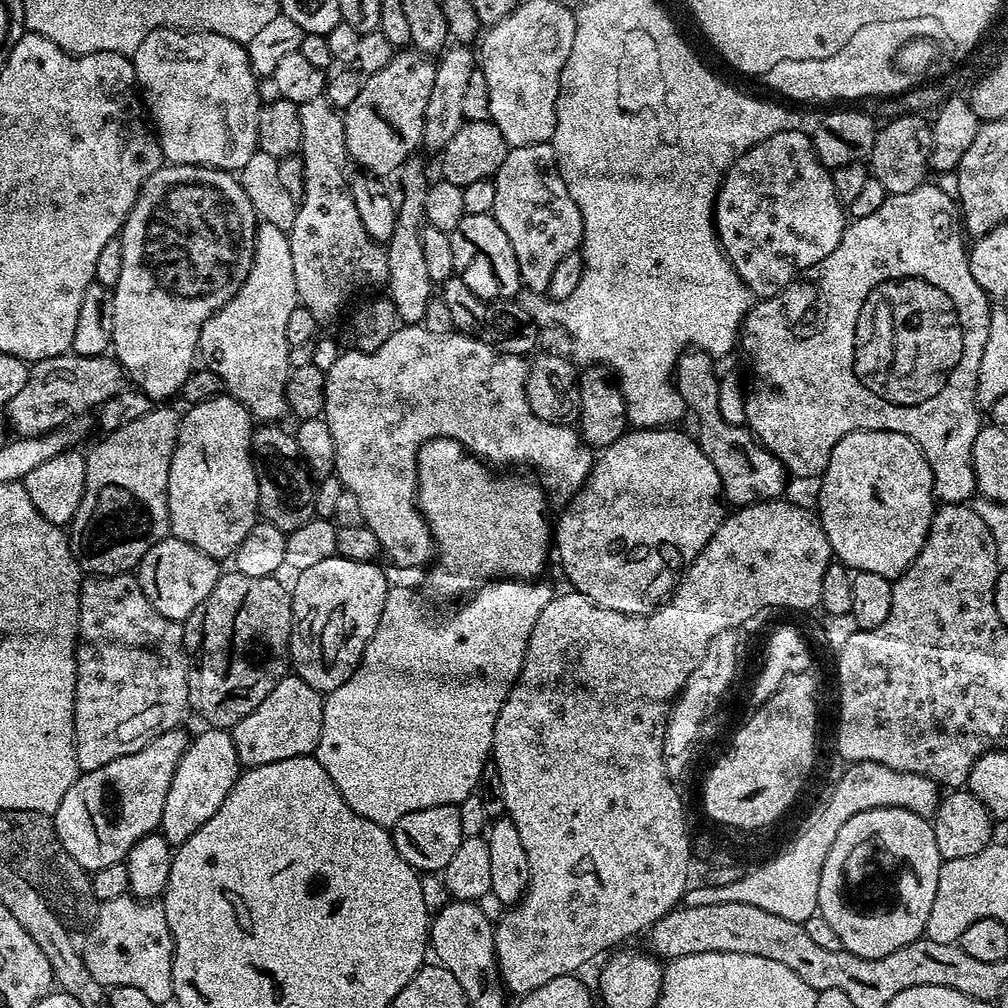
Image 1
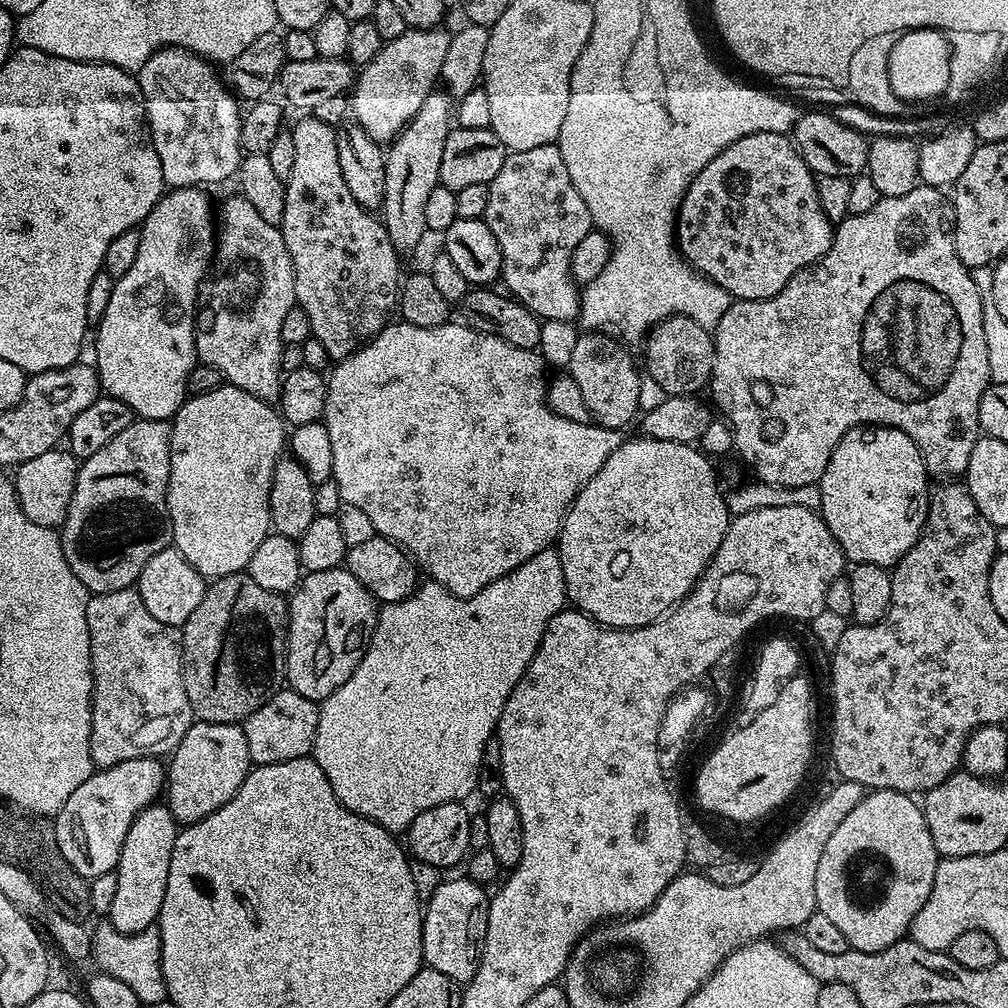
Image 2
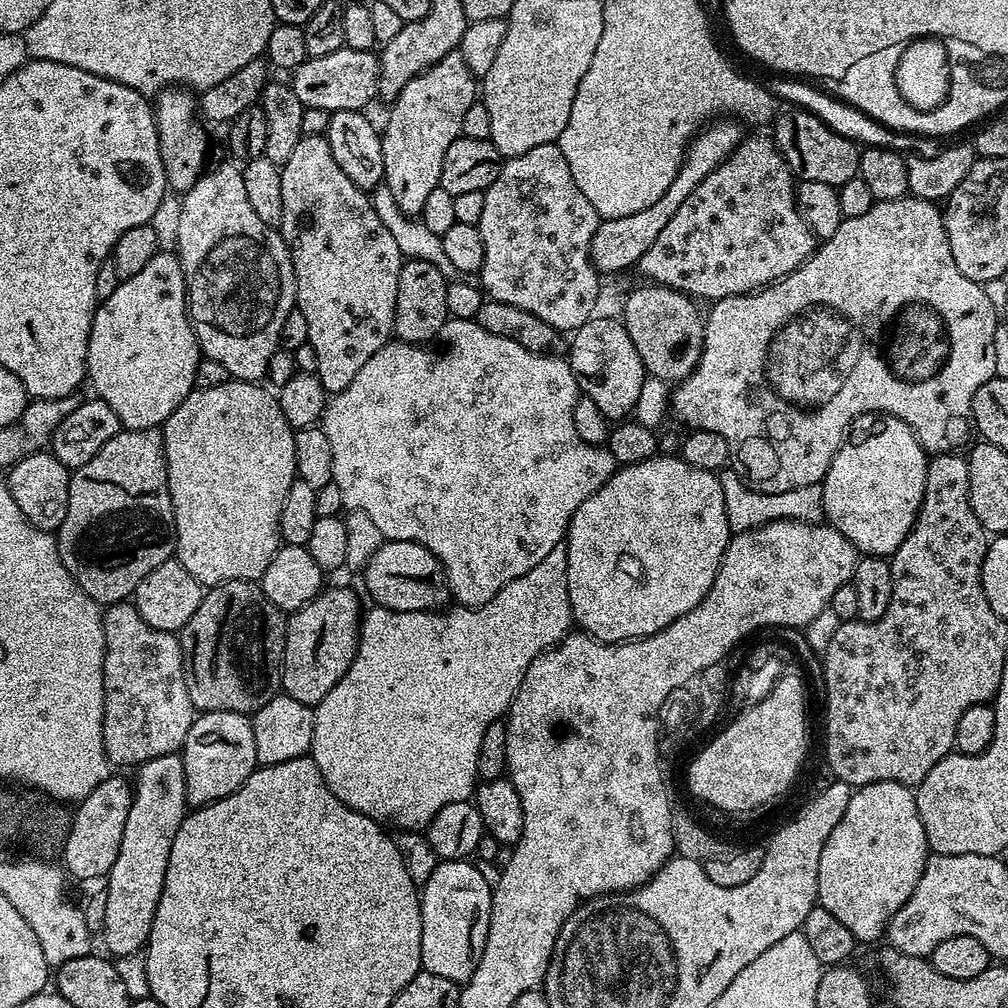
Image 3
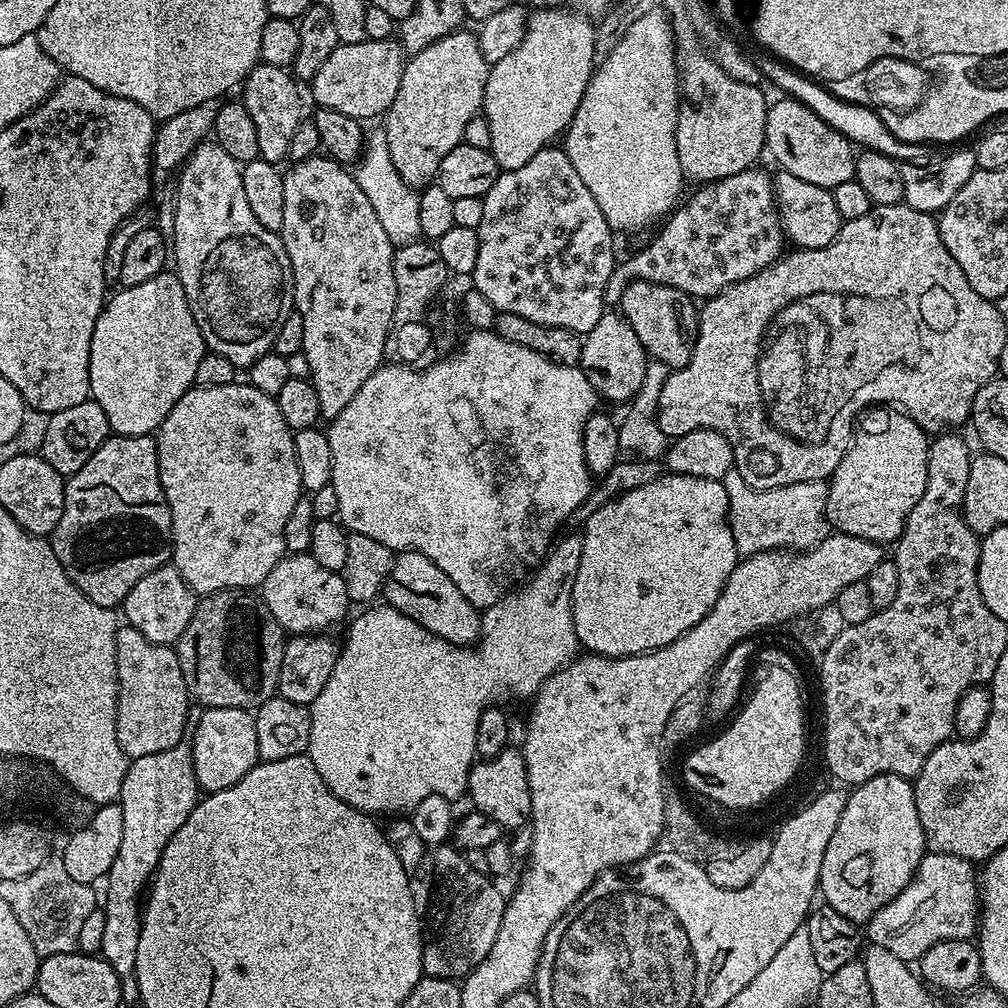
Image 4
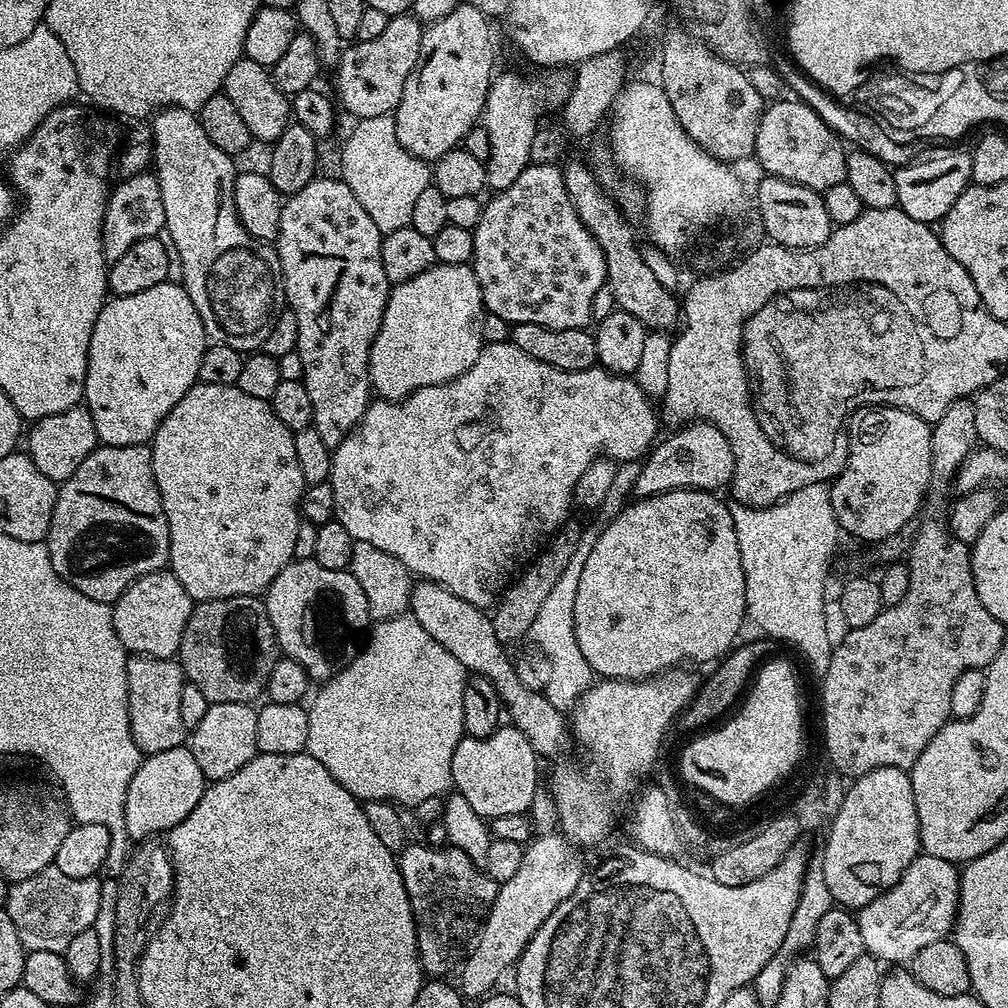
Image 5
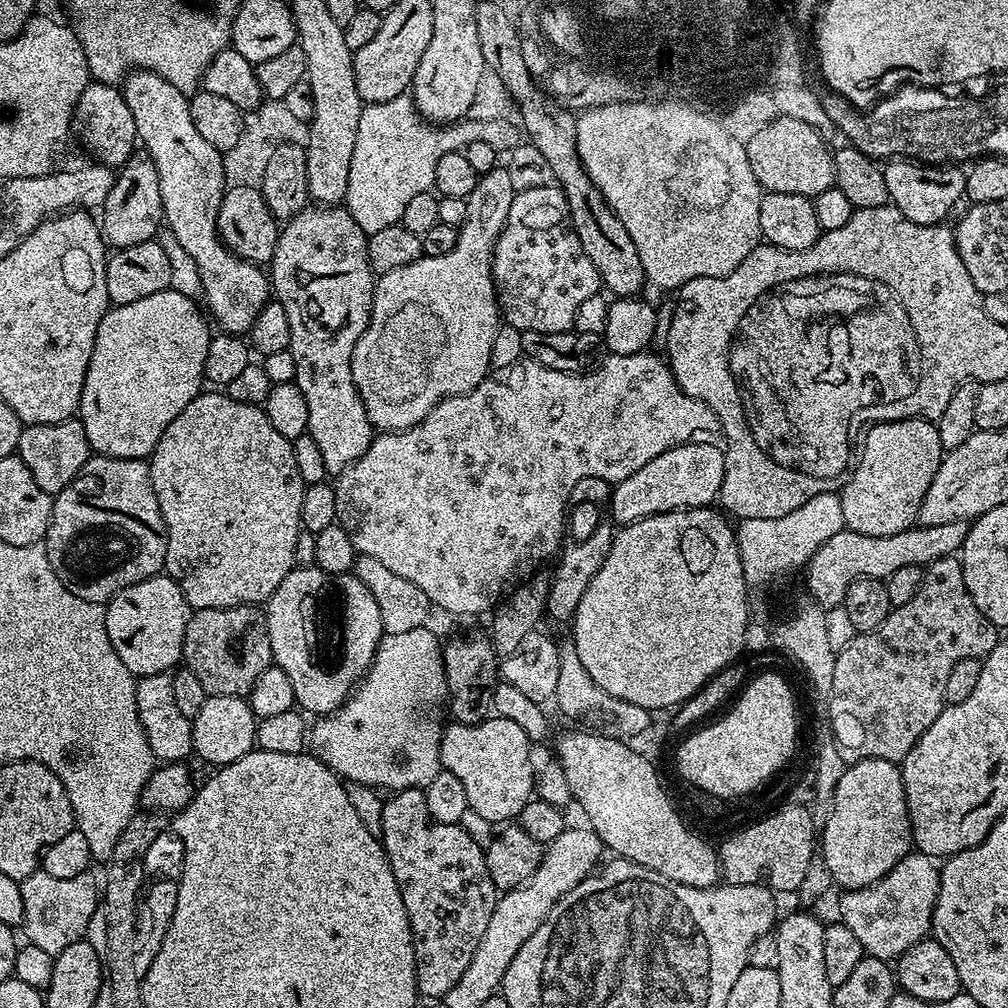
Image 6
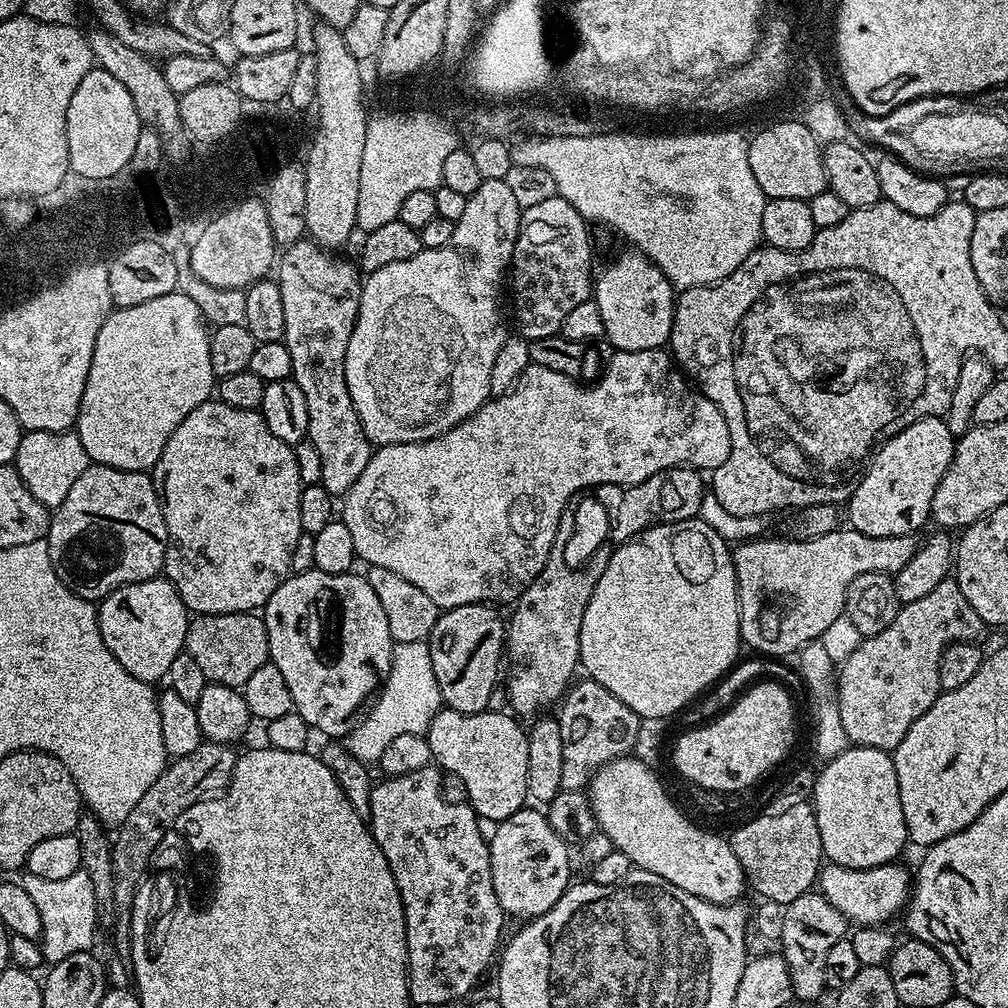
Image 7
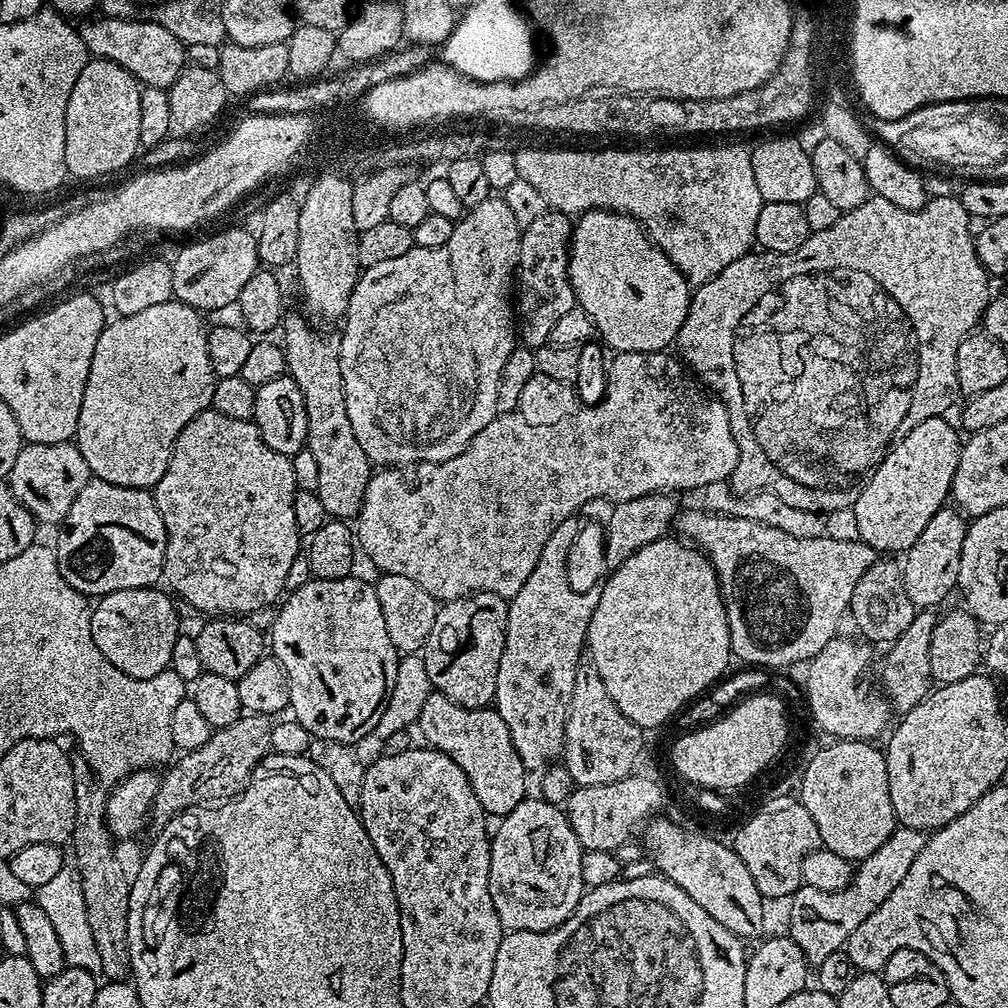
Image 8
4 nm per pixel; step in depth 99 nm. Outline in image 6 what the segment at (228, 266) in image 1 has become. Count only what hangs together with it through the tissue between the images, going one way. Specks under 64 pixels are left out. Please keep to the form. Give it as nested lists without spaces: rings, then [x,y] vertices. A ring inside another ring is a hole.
[[[176,291],[149,294],[147,298],[138,298],[138,302],[117,304],[109,307],[102,318],[78,413],[93,453],[131,460],[151,457],[162,434],[166,434],[166,426],[205,387],[209,321],[190,297]]]

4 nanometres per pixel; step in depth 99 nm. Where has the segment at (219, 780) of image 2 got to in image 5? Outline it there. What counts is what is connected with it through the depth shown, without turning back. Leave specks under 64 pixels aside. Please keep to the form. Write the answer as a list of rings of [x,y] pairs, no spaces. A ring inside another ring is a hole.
[[[222,702],[209,704],[202,722],[190,732],[190,747],[194,760],[208,782],[230,778],[246,762],[250,762],[258,754],[256,735],[258,722],[256,721],[257,709],[252,704],[239,704],[238,702]]]

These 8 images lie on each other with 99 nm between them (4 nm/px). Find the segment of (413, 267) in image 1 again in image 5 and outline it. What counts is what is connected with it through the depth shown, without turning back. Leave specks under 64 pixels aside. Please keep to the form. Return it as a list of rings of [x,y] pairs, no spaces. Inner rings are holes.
[[[462,2],[454,10],[450,10],[450,14],[446,14],[446,18],[435,20],[433,24],[427,25],[424,28],[424,37],[422,38],[422,46],[420,47],[420,60],[414,66],[410,78],[406,78],[406,90],[402,90],[402,98],[398,102],[394,113],[396,117],[396,129],[398,130],[398,142],[402,142],[405,150],[417,156],[419,160],[435,162],[438,158],[442,158],[442,154],[446,154],[451,148],[457,147],[471,128],[477,127],[478,121],[481,119],[484,111],[484,103],[488,97],[488,87],[492,85],[494,79],[492,67],[496,64],[496,48],[492,45],[492,28],[488,24],[491,24],[489,17],[484,16],[482,10],[478,10],[470,2]]]

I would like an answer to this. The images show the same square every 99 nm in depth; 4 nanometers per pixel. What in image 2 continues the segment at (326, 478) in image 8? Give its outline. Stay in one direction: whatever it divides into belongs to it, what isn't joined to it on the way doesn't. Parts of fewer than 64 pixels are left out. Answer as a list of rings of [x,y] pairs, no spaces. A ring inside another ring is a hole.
[[[304,114],[296,125],[290,128],[294,138],[294,170],[285,183],[286,214],[283,224],[279,225],[284,235],[286,250],[294,270],[294,290],[296,304],[306,310],[310,318],[312,335],[326,346],[326,354],[336,362],[345,360],[362,344],[377,336],[384,325],[389,323],[388,316],[398,304],[398,293],[402,283],[400,272],[401,253],[396,251],[390,234],[384,228],[383,219],[376,220],[371,211],[354,202],[354,194],[342,178],[342,166],[338,166],[338,142],[333,125],[319,120],[317,116]]]

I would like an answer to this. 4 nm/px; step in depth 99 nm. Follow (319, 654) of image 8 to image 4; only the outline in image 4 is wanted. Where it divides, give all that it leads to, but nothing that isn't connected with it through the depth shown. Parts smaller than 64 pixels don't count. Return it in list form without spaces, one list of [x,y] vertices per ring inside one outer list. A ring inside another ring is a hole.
[[[286,554],[278,566],[266,574],[258,592],[270,614],[274,614],[288,634],[324,634],[335,624],[343,625],[349,615],[348,587],[343,575],[326,570],[326,566],[318,566],[311,554]]]

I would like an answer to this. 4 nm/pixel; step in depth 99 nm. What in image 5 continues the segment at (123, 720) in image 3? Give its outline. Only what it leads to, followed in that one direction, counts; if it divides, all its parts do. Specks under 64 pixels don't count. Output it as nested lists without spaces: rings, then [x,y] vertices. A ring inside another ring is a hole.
[[[129,655],[126,666],[128,683],[129,732],[141,753],[168,751],[183,745],[186,729],[182,726],[181,699],[186,683],[179,659]]]

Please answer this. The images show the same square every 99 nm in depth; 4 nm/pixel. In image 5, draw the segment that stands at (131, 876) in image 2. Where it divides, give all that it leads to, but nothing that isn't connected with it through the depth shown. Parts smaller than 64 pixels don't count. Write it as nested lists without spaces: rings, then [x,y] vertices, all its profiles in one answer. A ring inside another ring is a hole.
[[[180,745],[168,751],[153,752],[142,761],[127,788],[124,811],[125,833],[140,842],[171,831],[201,801],[208,781],[194,760],[191,747]]]

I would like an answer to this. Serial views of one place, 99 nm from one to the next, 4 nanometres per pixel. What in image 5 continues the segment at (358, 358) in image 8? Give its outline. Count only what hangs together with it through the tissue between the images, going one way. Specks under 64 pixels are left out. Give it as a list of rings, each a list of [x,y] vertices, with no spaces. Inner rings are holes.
[[[552,70],[542,74],[546,76],[515,76],[514,73],[508,72],[505,76],[497,75],[488,87],[482,126],[486,134],[490,134],[490,154],[486,161],[489,189],[509,188],[514,178],[518,178],[518,174],[522,174],[522,170],[526,170],[528,165],[533,163],[531,146],[536,132],[542,127],[540,115],[551,104],[560,106],[565,101],[565,85],[556,84],[560,80],[558,73],[560,72]],[[435,263],[422,274],[391,285],[382,326],[372,343],[368,379],[377,397],[402,400],[420,388],[457,380],[485,346],[482,290],[471,263]]]

